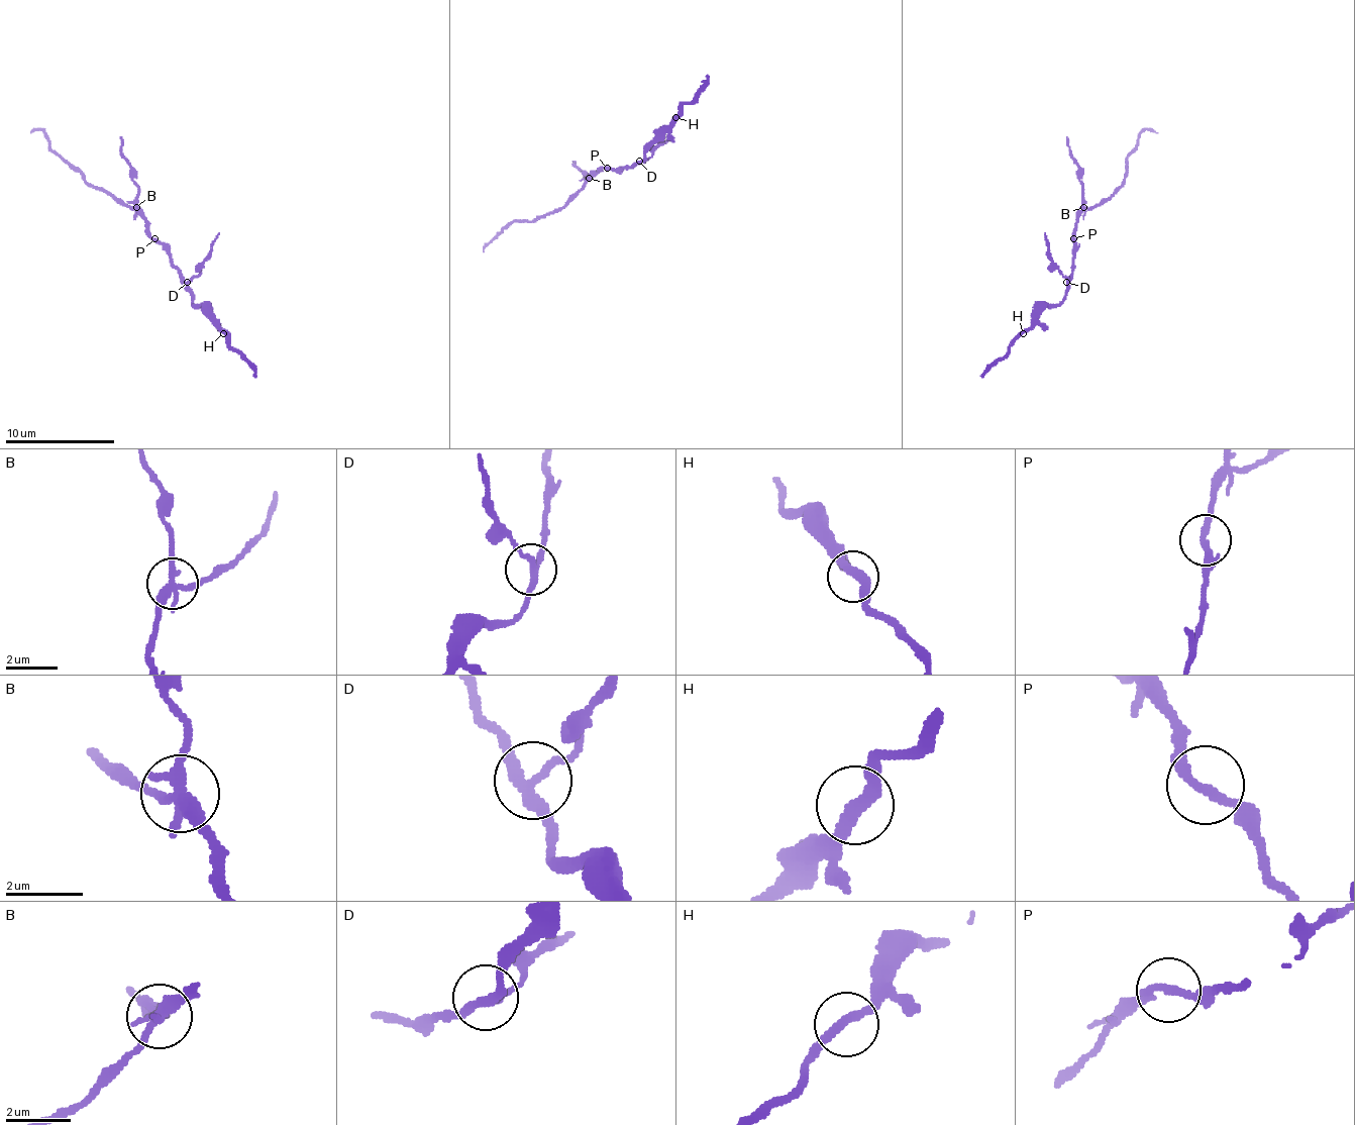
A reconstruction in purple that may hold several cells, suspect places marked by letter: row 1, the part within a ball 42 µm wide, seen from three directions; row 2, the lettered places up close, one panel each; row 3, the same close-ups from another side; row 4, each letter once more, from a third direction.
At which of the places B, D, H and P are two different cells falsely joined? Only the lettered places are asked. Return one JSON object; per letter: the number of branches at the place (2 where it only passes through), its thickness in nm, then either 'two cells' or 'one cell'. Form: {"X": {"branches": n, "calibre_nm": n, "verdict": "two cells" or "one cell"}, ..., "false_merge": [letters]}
{"B": {"branches": 3, "calibre_nm": 300, "verdict": "two cells"}, "D": {"branches": 3, "calibre_nm": 240, "verdict": "two cells"}, "H": {"branches": 2, "calibre_nm": 320, "verdict": "one cell"}, "P": {"branches": 2, "calibre_nm": 240, "verdict": "one cell"}, "false_merge": ["B", "D"]}

